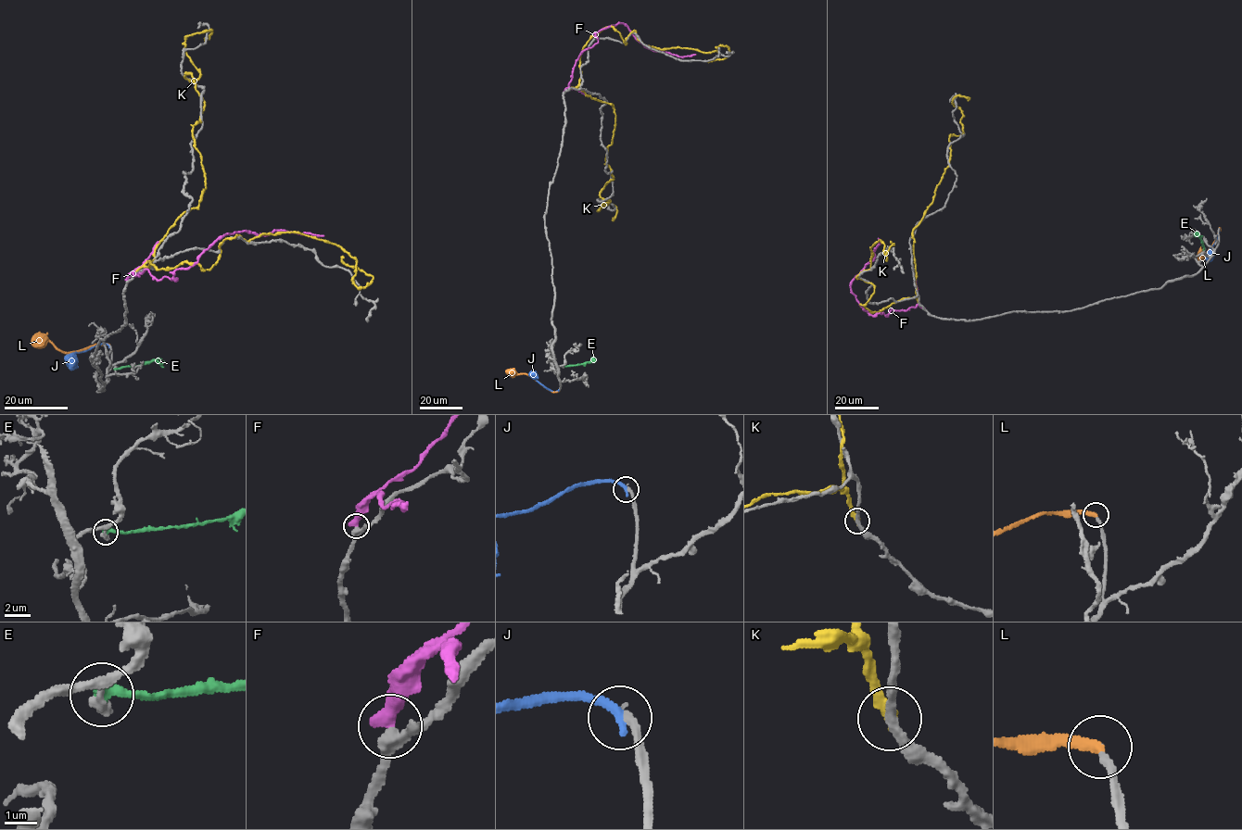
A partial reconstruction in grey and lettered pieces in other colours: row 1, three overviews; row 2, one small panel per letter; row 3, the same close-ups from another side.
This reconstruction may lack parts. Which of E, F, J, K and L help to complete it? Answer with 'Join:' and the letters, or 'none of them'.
Join: L

